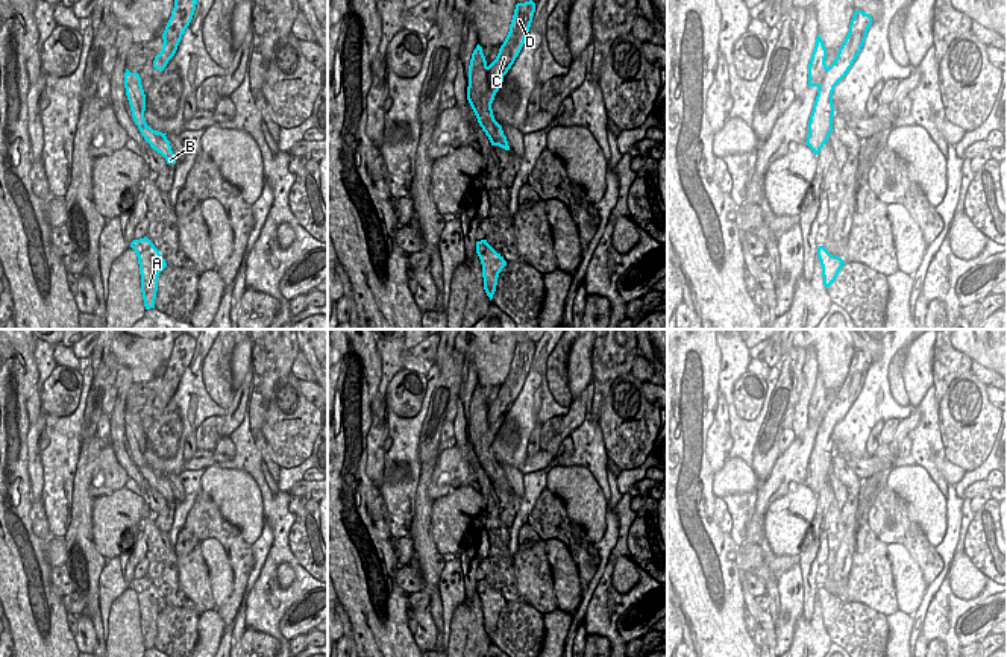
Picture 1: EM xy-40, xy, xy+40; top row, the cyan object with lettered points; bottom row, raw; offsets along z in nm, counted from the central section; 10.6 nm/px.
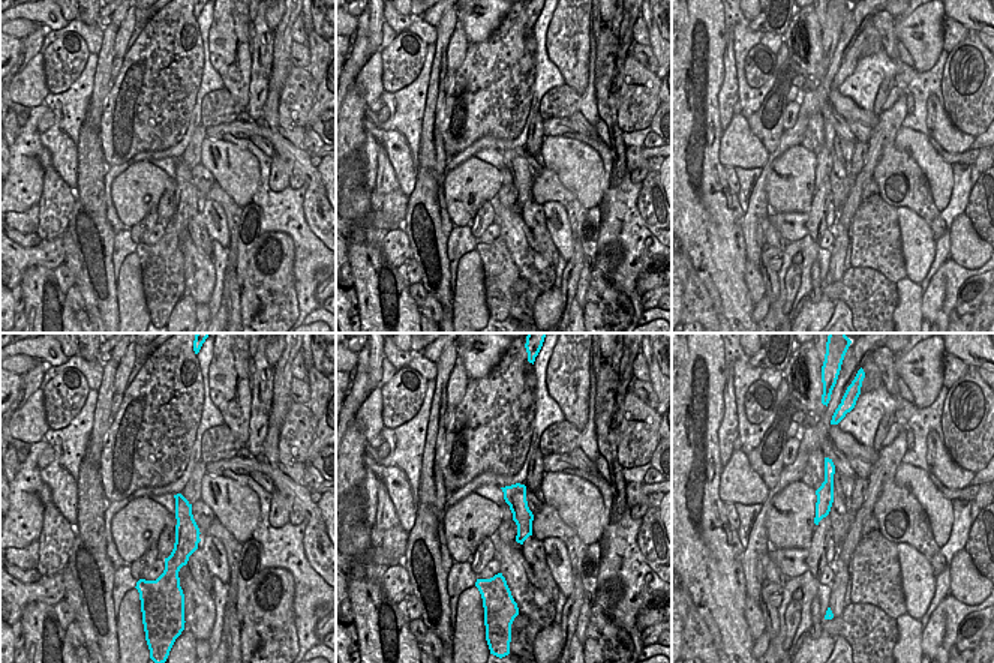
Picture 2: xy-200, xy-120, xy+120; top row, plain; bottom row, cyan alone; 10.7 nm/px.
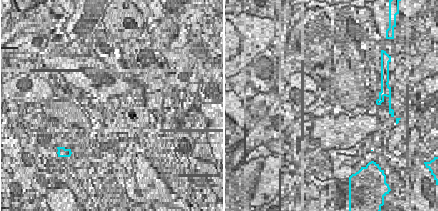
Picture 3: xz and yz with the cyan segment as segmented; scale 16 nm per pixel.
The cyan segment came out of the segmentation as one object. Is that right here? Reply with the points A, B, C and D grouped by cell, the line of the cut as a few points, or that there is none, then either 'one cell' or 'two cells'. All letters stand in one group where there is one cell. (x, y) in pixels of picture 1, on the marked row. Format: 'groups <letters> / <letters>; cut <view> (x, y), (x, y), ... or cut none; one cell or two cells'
groups A B / C D; cut xy (489, 67), (487, 91), (476, 106), (481, 120); two cells

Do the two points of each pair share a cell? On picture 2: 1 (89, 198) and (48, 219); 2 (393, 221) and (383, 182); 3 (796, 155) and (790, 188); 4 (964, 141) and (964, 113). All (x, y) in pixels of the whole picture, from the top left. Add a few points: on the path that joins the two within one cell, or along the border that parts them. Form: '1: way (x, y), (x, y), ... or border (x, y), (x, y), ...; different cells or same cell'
1: border (72, 191), (77, 197); different cells
2: way (393, 212), (392, 191); same cell
3: way (796, 162), (790, 180); same cell
4: border (943, 105), (949, 120), (958, 129), (975, 137); different cells

